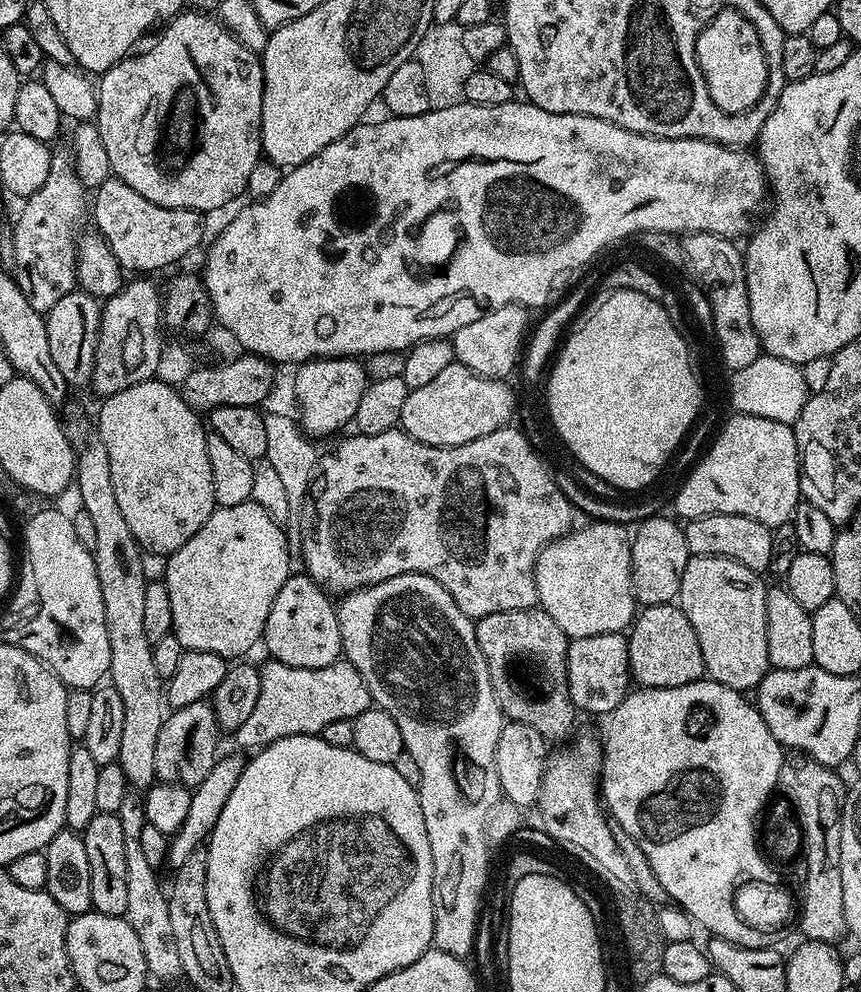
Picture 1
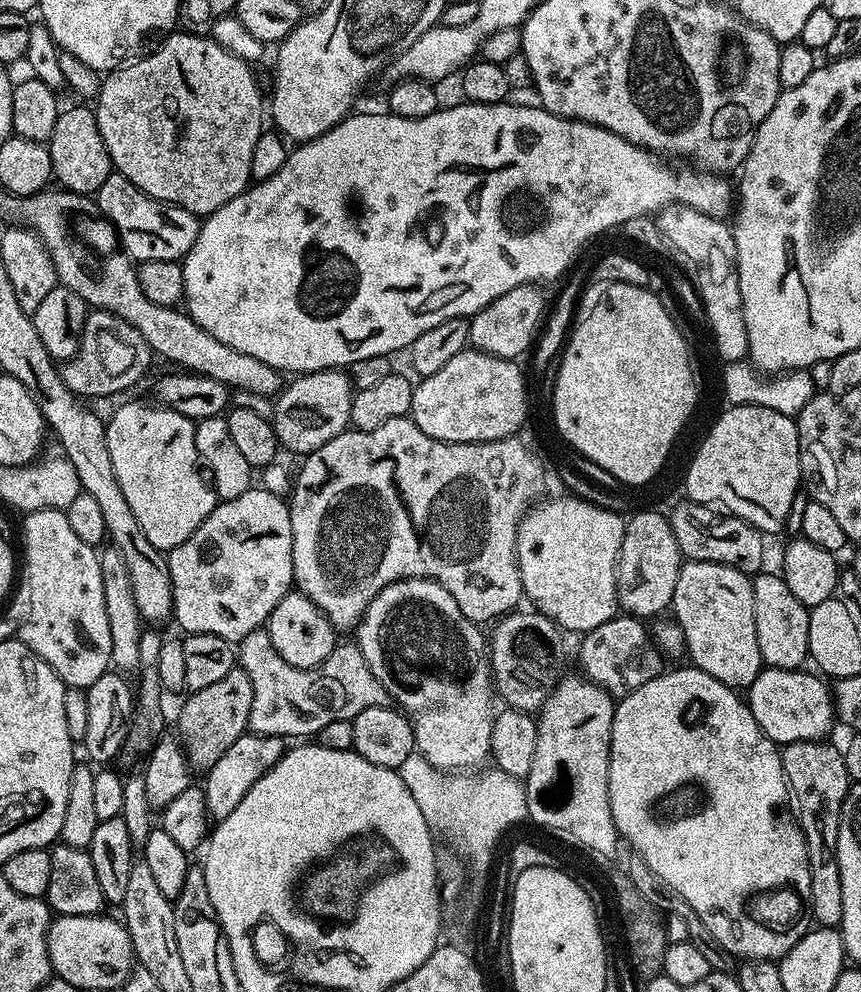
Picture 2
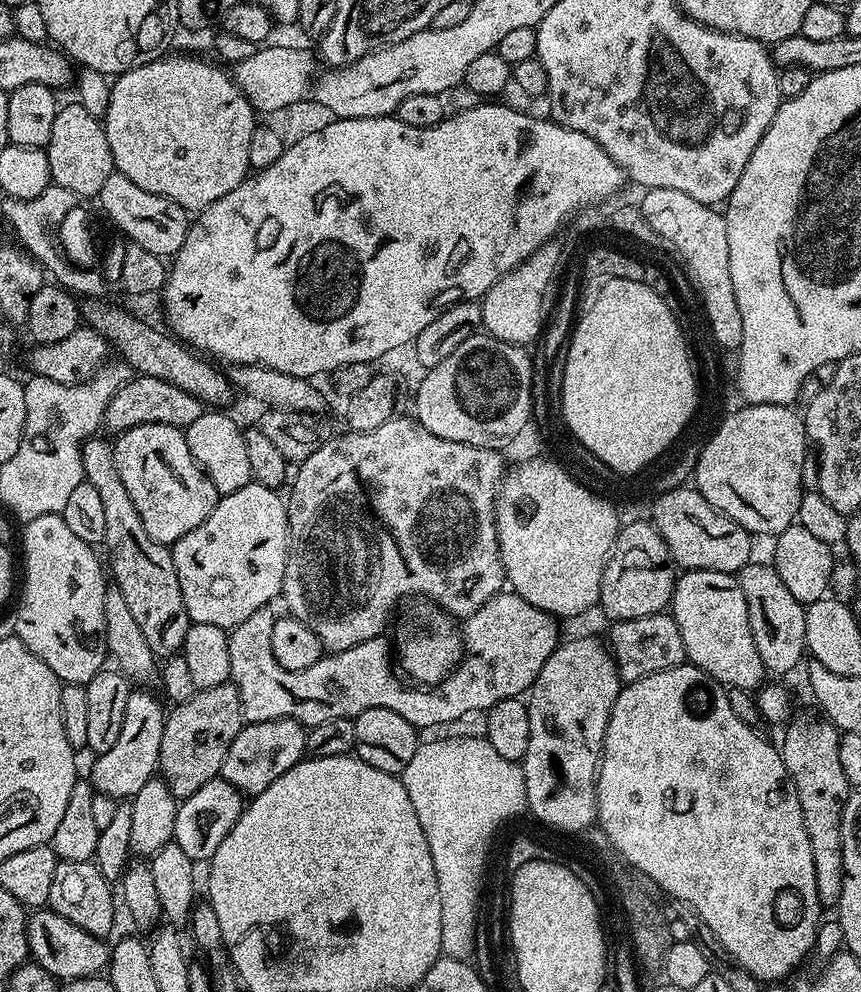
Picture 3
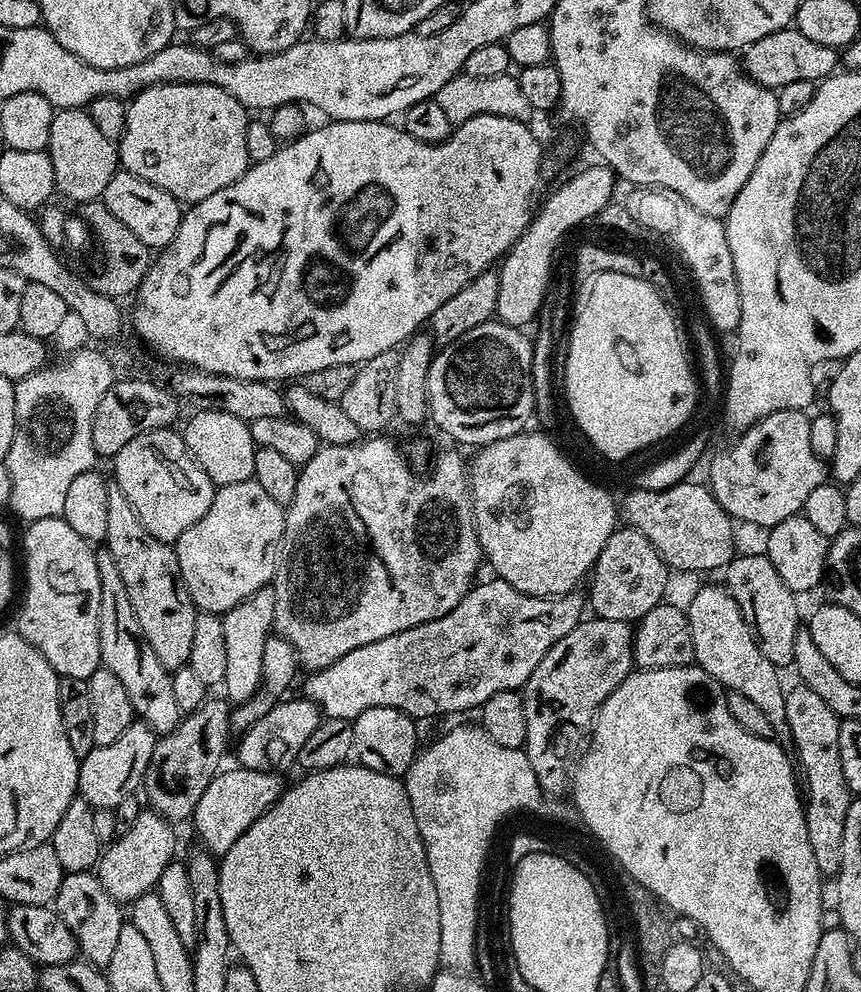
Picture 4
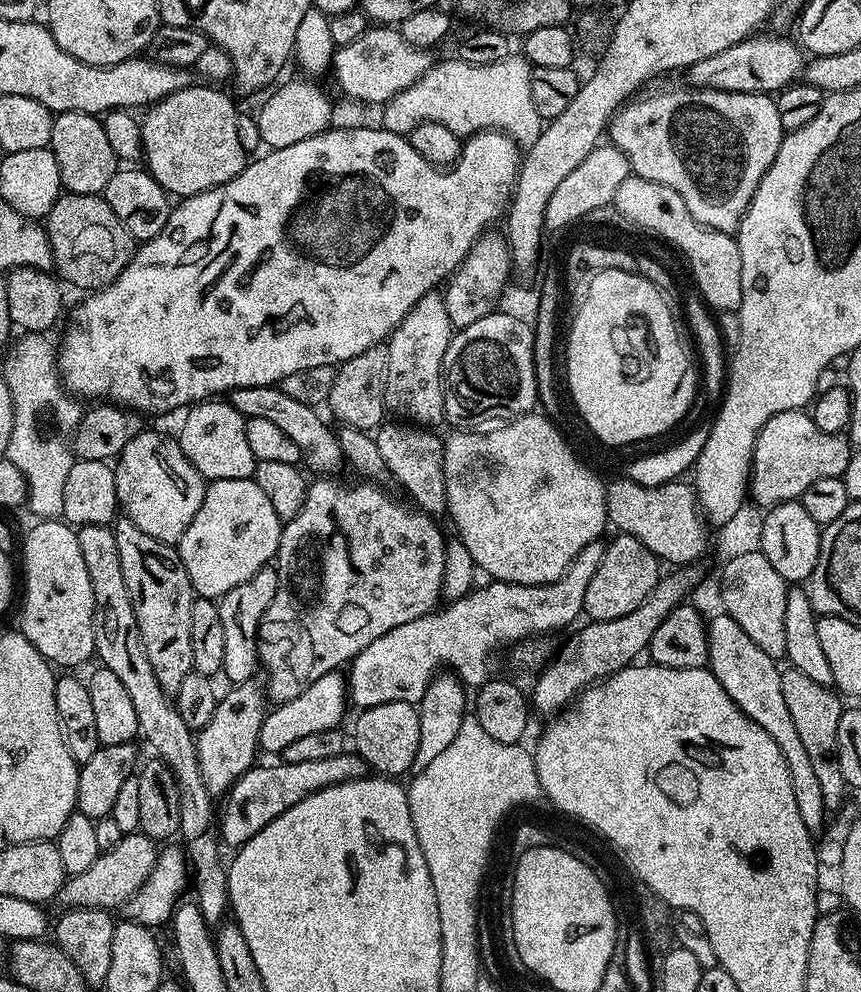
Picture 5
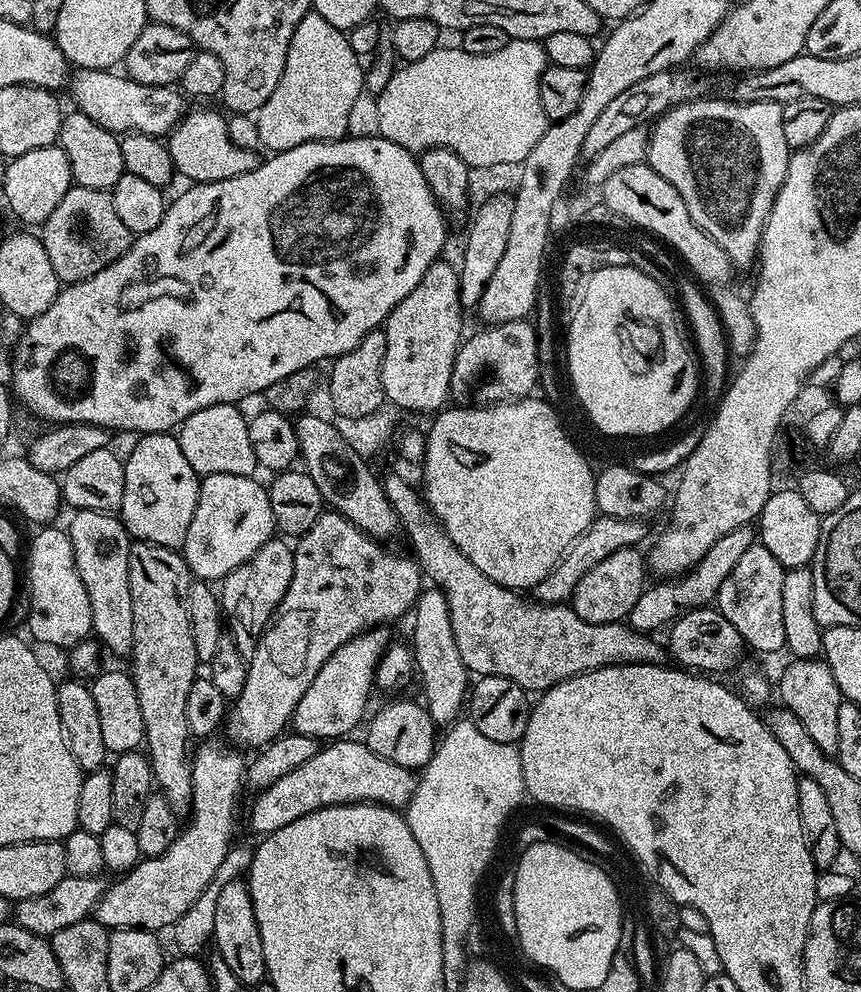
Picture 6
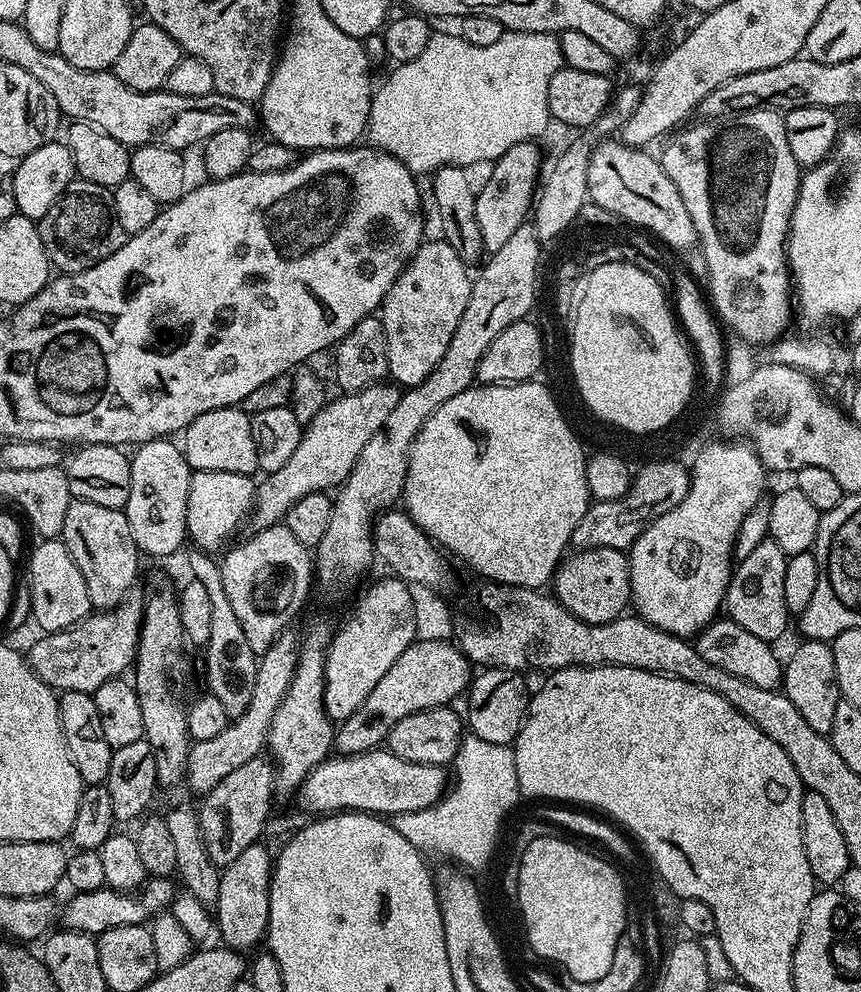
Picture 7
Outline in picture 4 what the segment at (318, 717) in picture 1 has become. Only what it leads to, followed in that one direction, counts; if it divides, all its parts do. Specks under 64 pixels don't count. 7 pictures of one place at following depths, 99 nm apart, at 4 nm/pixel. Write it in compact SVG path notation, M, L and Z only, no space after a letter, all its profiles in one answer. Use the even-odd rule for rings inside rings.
M491 579L472 587L450 614L410 630L390 634L366 646L358 646L358 650L350 650L350 654L344 656L342 666L320 669L314 676L316 707L327 718L353 721L358 714L374 706L390 706L402 710L417 722L423 722L431 716L448 716L451 712L468 712L471 708L476 710L494 698L494 694L523 689L530 674L534 674L534 666L542 662L546 650L550 650L558 638L566 638L566 634L580 624L586 612L586 600L579 591L551 598L531 596L514 590L514 586L504 580ZM275 587L259 588L250 598L238 602L229 612L223 613L222 631L226 637L226 674L222 685L223 695L233 705L249 700L260 689L262 678L262 646L266 646L273 631L272 619L276 605Z

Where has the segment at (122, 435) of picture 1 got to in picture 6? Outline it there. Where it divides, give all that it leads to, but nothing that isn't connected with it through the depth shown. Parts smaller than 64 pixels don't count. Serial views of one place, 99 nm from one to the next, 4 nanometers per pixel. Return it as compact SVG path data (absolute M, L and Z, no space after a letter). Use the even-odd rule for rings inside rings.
M150 432L139 437L132 453L124 460L124 493L118 515L129 537L163 548L183 549L190 518L198 502L201 477L186 462L175 435Z

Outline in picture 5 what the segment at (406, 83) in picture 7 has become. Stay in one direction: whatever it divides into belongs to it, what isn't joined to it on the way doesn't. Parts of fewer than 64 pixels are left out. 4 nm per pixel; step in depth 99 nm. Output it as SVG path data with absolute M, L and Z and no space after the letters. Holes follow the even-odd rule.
M510 54L502 58L502 62L490 62L486 66L467 64L465 60L459 58L448 60L445 64L433 63L432 68L426 70L426 74L418 78L418 82L414 82L414 86L402 90L393 100L383 105L382 126L387 132L407 134L412 131L415 124L421 124L423 120L433 120L442 122L442 126L454 130L454 134L458 134L461 138L473 136L475 132L495 130L505 132L521 149L527 150L530 146L534 146L534 142L538 142L538 134L542 127L538 110L534 110L534 98L530 98L532 69L532 65L520 54Z

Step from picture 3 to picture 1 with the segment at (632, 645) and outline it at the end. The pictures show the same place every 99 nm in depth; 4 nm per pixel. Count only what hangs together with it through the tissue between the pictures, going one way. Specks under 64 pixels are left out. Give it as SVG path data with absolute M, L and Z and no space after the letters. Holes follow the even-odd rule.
M611 632L594 634L590 638L569 639L566 674L572 705L581 713L607 717L627 698L633 683L627 635L624 632Z

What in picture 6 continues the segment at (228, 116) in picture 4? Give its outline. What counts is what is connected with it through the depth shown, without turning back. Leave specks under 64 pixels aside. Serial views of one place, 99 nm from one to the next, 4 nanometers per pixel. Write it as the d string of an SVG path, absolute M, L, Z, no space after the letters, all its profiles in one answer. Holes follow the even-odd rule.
M196 106L193 112L192 109L185 111L183 118L168 133L166 143L173 169L179 175L181 172L188 182L205 184L234 178L257 168L262 163L261 157L256 152L234 146L234 142L230 142L225 113L208 107L212 106Z

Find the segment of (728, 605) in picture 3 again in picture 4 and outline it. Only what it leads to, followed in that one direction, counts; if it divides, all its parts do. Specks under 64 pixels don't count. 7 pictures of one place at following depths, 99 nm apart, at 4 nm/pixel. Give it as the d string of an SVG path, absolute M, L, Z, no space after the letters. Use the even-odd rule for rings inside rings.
M708 584L705 588L698 589L693 594L692 601L686 604L695 663L703 672L710 674L710 678L714 678L721 688L729 693L737 692L742 699L749 700L768 719L768 724L777 732L777 737L787 737L786 688L785 685L780 685L781 673L770 662L770 658L758 650L758 642L746 618L742 618L738 602L734 602L727 587L717 584Z

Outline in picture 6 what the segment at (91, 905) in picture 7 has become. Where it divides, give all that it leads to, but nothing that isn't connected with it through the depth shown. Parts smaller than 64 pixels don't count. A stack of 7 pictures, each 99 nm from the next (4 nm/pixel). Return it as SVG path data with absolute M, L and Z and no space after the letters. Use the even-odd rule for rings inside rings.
M205 739L192 757L192 811L187 821L188 829L177 835L166 854L141 859L117 879L120 880L117 884L105 887L94 913L95 920L102 927L109 930L145 928L148 932L156 932L171 924L172 927L179 925L186 910L217 873L222 858L234 844L232 819L236 816L240 787L243 789L246 784L245 753L239 747L218 739Z

